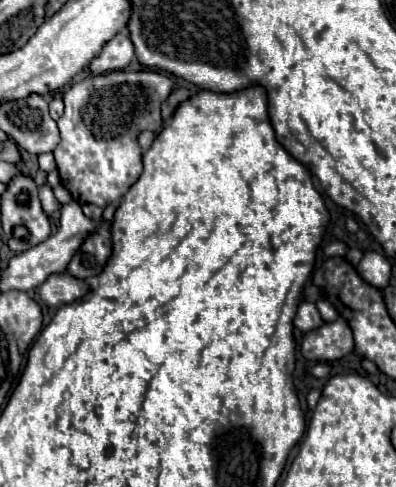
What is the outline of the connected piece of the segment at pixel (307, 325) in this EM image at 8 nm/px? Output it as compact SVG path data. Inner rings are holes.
M302 302L298 306L294 326L304 334L304 332L312 332L312 330L320 328L320 324L324 324L324 320L322 320L318 308L312 302Z

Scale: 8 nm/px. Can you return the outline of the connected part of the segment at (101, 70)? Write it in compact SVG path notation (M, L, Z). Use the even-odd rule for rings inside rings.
M120 30L110 42L104 44L102 52L92 58L92 62L86 66L88 74L106 74L112 70L126 68L134 58L134 46L128 38L128 30Z

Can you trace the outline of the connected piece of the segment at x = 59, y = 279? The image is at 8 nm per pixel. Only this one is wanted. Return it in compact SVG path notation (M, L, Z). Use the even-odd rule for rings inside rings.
M52 274L46 278L46 282L40 286L40 296L48 306L60 306L74 302L76 298L84 296L88 292L88 286L84 280L72 278L68 274Z

